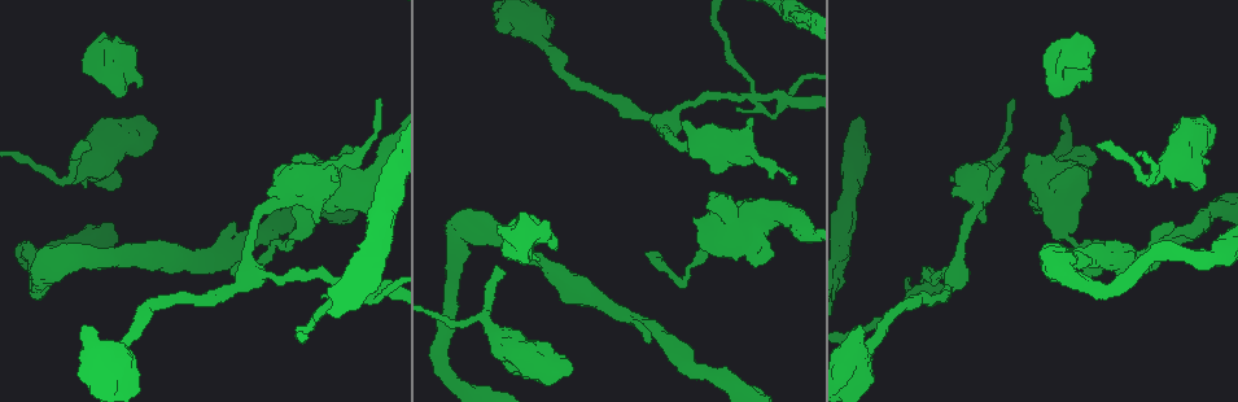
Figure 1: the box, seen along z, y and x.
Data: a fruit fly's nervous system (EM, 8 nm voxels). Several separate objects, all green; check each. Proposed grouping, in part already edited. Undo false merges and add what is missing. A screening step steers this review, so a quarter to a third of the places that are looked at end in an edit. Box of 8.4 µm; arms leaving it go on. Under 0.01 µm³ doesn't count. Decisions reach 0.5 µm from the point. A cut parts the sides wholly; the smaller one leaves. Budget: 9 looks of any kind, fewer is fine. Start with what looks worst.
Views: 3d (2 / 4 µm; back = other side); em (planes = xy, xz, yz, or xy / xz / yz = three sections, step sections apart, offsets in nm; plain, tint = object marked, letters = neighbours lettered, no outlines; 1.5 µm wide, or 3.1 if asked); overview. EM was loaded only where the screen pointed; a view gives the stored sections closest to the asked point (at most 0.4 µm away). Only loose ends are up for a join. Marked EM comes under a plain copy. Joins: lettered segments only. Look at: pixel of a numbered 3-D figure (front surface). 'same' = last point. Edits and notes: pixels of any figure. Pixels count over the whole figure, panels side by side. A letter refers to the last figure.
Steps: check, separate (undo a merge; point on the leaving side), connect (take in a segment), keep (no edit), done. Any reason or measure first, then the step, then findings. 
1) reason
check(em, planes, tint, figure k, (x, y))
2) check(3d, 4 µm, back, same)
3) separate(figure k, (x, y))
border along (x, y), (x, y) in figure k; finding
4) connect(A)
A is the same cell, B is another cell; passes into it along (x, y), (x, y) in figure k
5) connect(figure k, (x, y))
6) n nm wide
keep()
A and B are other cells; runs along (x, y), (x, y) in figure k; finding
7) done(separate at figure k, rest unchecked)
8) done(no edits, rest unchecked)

free end
check(3d, 2 µm, figure 1, (1102, 148))

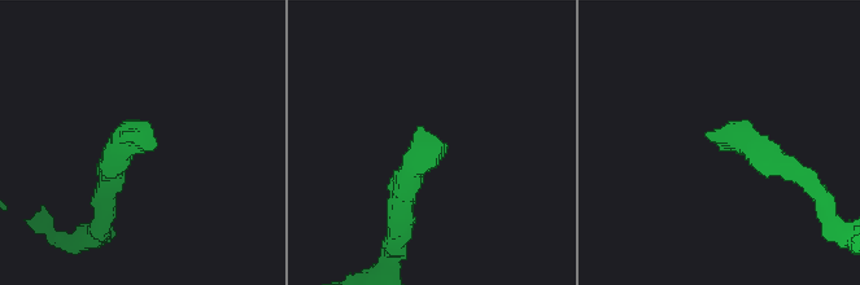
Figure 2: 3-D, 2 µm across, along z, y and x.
check(em, 3.1 µm, xz, step 8, letters, figure 2, (725, 147))

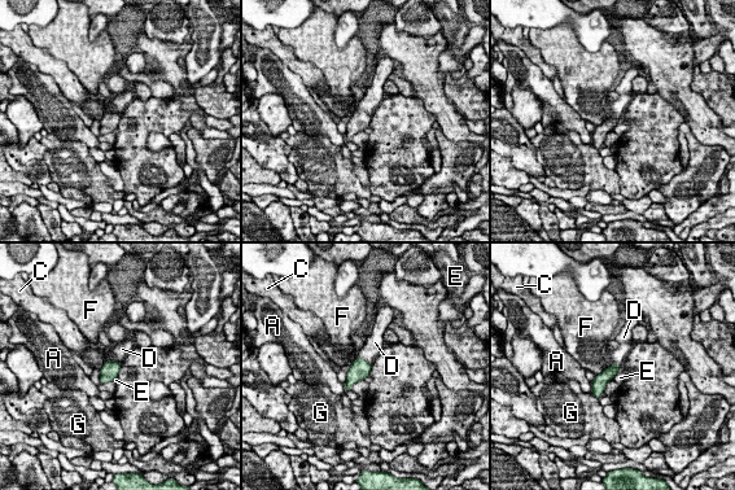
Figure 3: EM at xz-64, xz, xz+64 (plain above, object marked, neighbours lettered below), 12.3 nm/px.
connect(D)
D is the same cell, A, C, E, F and G are other cells; passes into it along (359, 370), (363, 359), (373, 344) in figure 3; it goes on there

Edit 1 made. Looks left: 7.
see it whole again
check(overview)

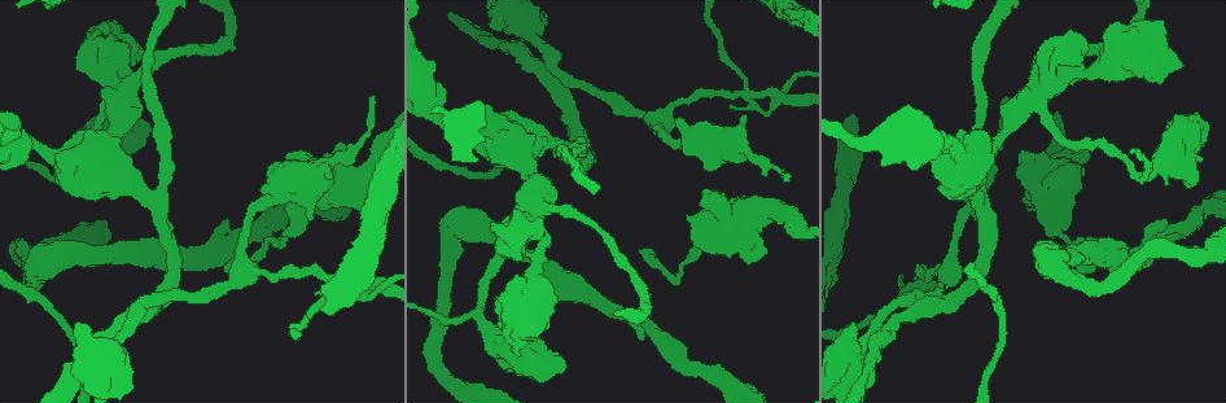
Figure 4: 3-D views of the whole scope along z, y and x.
tapers out
check(3d, 4 µm, figure 4, (224, 267))

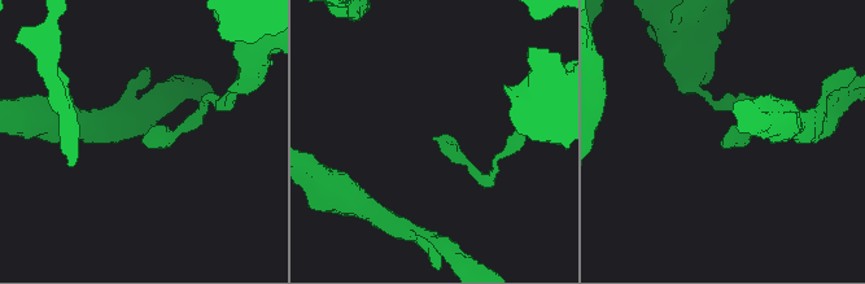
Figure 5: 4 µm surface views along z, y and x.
check(em, xy, step 8, tint, figure 5, (434, 137))

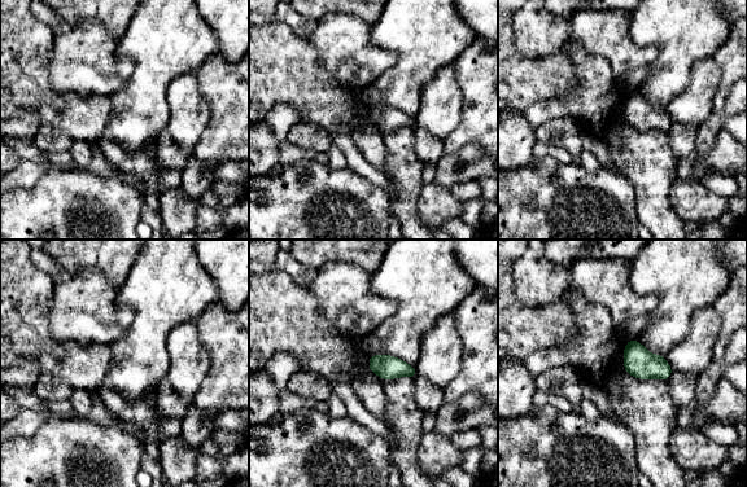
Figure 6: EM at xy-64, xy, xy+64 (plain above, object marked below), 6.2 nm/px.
another direction
check(em, yz, step 4, letters, same)

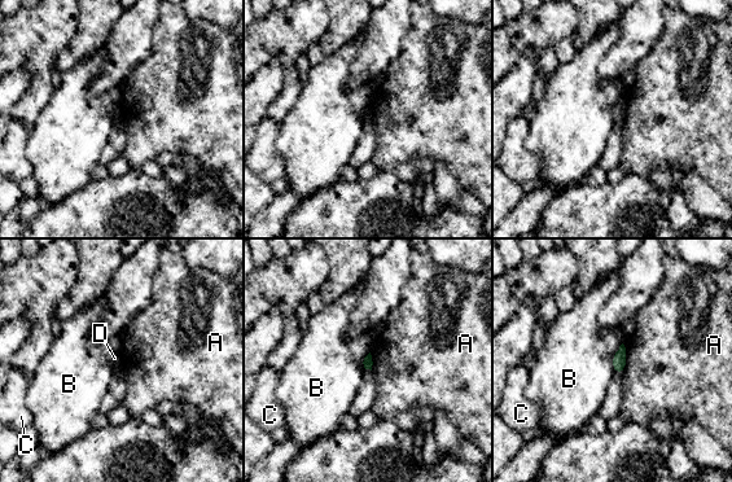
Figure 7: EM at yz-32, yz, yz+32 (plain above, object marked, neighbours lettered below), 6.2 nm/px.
A touches over 200 nm
keep()
A, B, C and D are other cells; no lettered segment goes on from it

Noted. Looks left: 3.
done(connect at figure 3, rest unchecked)

